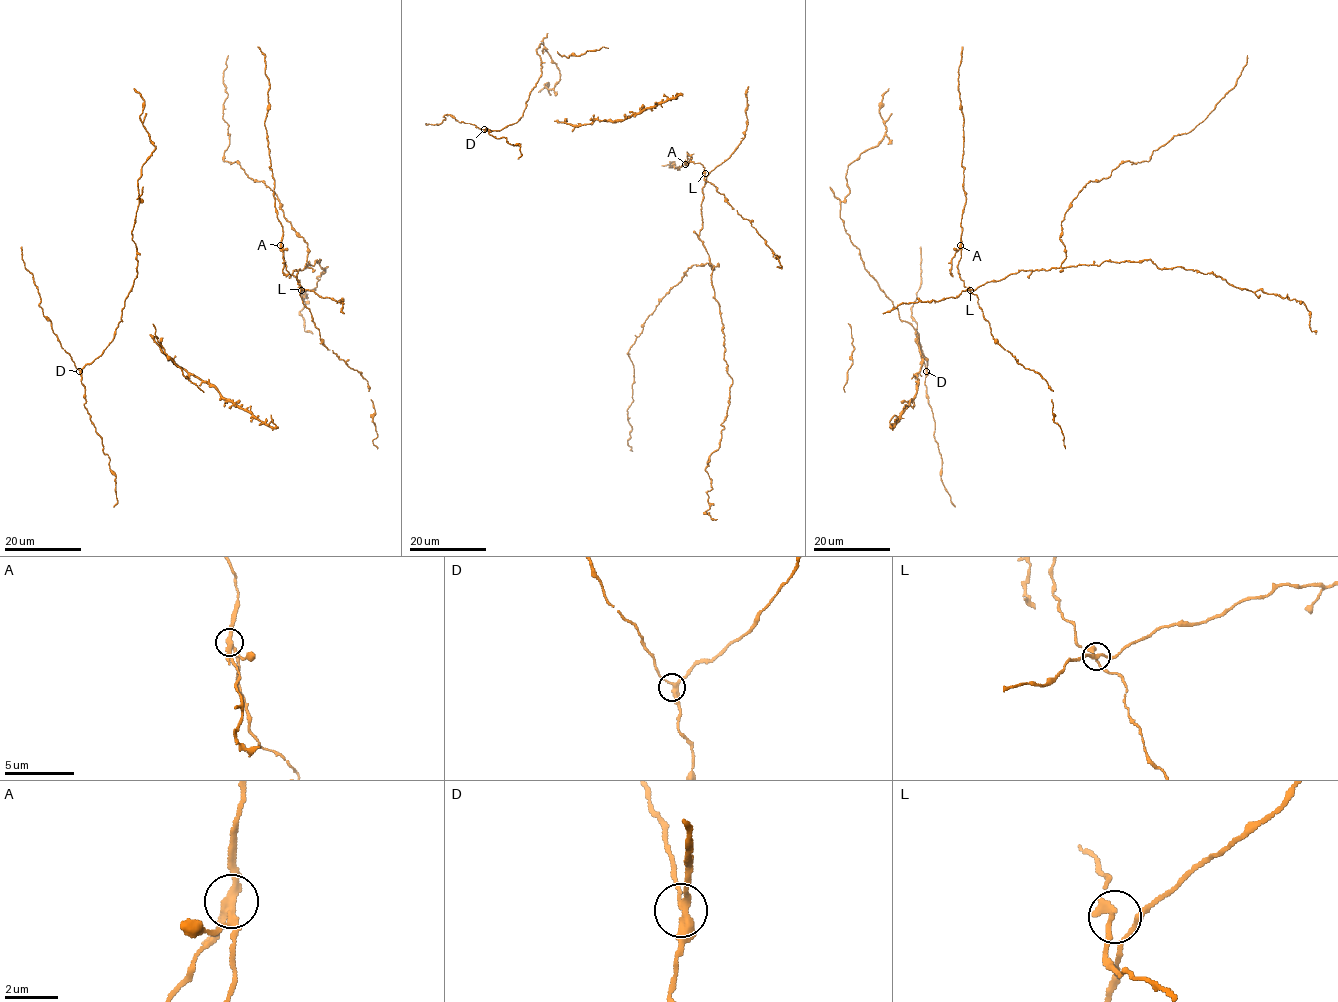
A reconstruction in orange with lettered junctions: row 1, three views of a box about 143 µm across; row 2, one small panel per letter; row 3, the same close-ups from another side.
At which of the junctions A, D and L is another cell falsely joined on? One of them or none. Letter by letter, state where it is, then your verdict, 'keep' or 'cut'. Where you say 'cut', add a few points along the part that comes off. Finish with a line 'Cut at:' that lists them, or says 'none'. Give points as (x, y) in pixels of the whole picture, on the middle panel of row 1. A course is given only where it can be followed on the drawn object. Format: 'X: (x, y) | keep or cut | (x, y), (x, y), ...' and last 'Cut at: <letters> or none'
A: (685, 164) | cut
D: (484, 129) | keep
L: (705, 173) | keep
Cut at: A

